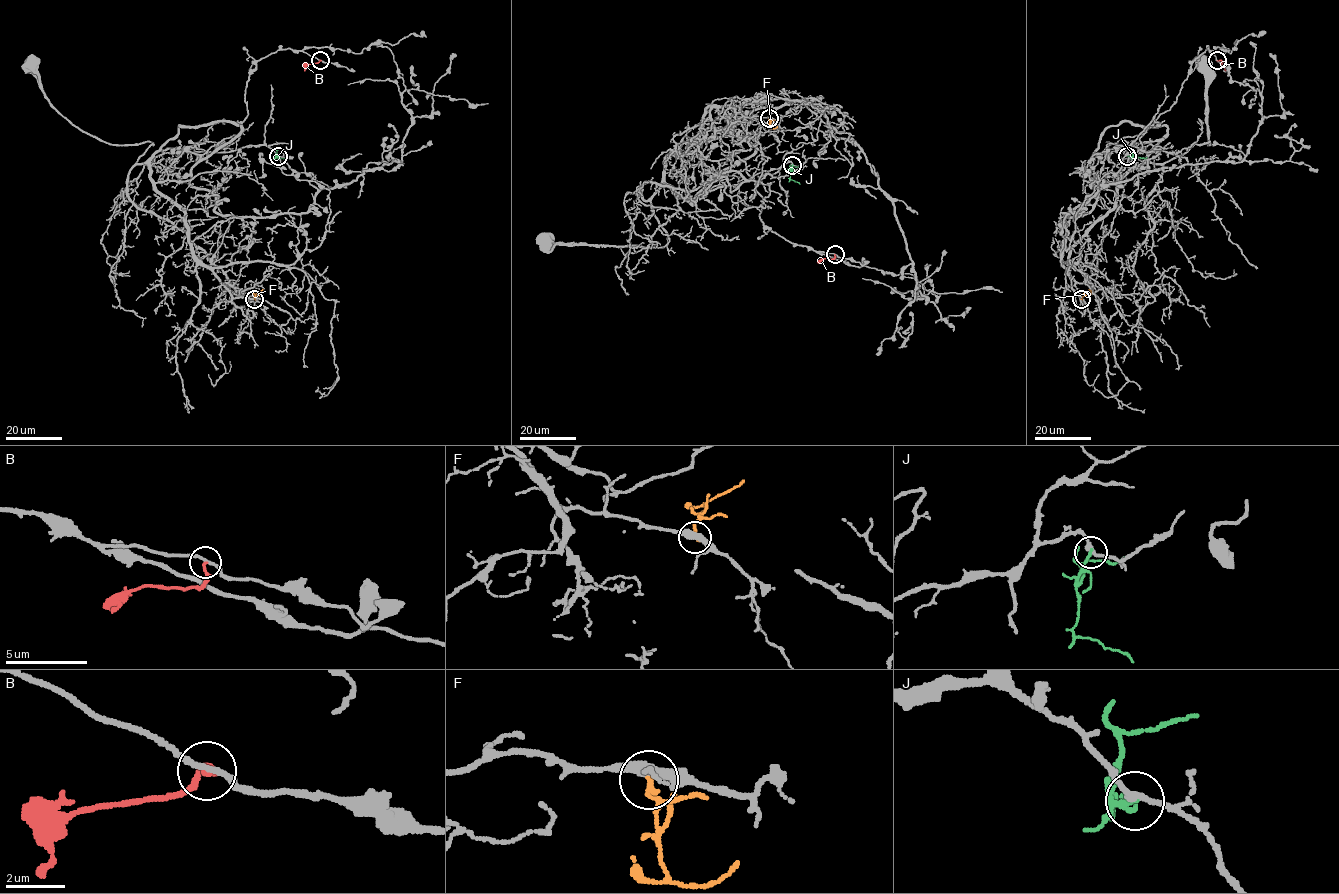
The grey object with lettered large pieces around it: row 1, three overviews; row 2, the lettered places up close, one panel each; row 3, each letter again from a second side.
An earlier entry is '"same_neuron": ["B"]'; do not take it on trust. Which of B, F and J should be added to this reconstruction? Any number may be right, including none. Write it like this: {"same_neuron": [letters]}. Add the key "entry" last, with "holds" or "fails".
{"same_neuron": [], "entry": "fails"}

